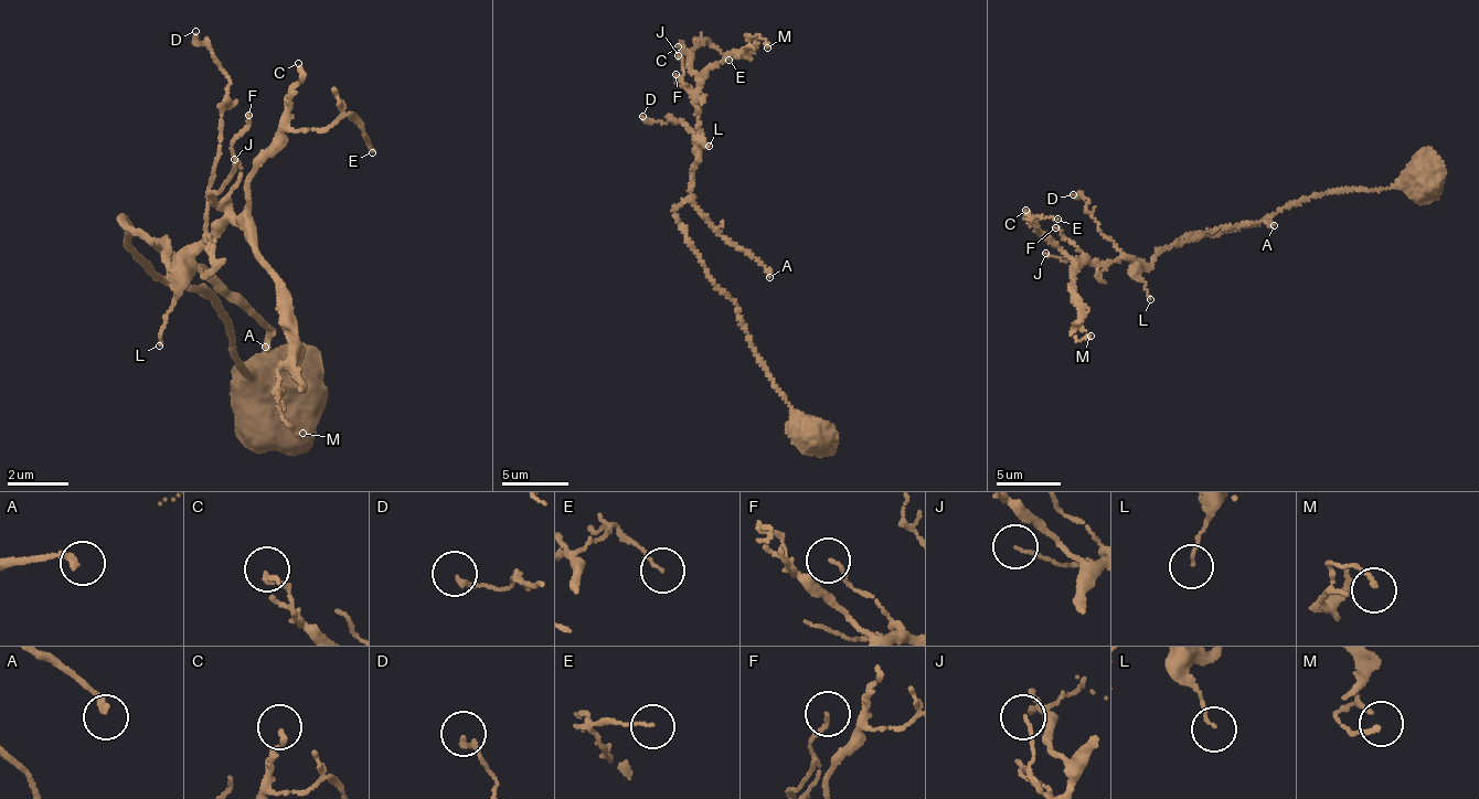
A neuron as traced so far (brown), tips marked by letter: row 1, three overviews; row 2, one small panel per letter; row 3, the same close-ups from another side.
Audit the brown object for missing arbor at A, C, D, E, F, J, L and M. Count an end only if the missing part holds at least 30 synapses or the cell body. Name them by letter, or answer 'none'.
A

